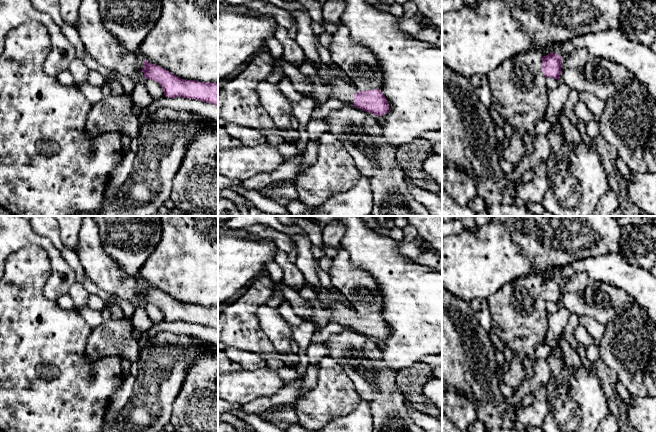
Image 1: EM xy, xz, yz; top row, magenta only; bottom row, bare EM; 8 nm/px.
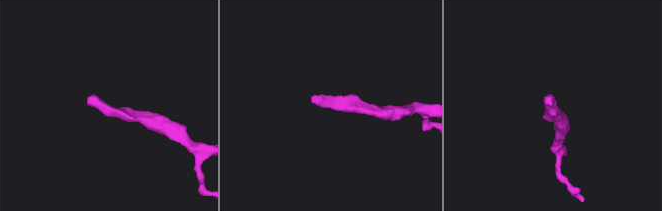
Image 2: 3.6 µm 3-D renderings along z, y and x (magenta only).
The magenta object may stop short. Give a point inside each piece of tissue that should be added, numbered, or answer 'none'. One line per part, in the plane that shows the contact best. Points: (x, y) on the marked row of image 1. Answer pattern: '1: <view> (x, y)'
1: xz (338, 89)

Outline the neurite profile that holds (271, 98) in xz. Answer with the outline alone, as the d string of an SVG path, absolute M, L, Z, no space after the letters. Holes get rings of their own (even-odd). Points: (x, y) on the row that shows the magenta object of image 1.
M268 80L257 86L260 103L272 117L277 129L291 128L292 108L294 103L289 101L276 84Z

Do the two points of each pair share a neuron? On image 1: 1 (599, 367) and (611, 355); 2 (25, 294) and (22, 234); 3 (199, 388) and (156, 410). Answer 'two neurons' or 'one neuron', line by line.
1: two neurons
2: two neurons
3: two neurons

